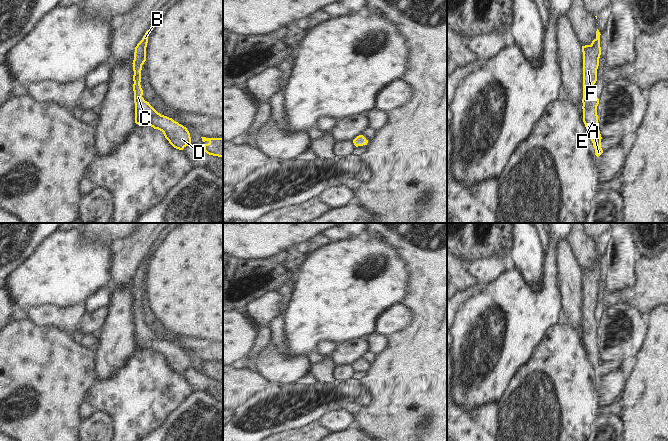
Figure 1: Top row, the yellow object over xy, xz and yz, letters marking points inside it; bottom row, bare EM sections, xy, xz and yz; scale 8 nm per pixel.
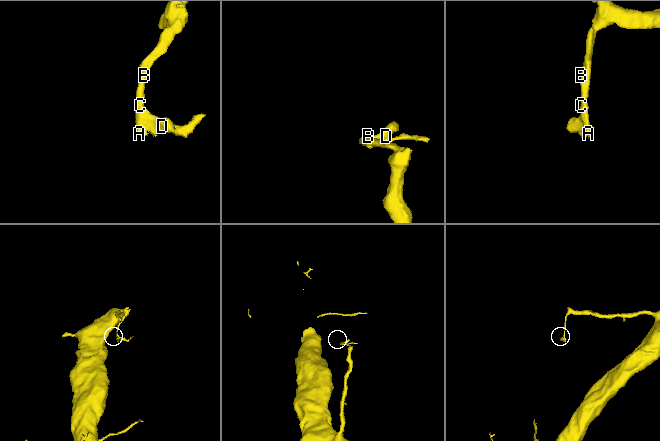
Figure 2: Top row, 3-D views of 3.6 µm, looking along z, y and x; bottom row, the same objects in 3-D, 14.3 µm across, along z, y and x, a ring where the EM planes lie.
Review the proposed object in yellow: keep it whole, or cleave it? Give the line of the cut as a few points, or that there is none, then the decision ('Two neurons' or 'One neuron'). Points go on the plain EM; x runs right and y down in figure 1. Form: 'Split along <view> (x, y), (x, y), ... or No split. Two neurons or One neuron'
No split. One neuron.

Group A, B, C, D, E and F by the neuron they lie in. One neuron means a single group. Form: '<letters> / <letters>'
A B C D E F

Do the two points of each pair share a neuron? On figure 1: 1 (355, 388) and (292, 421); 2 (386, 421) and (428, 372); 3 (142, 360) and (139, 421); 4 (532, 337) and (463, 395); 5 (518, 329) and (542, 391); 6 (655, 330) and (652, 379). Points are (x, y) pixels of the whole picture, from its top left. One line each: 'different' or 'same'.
1: same
2: same
3: same
4: same
5: different
6: same

